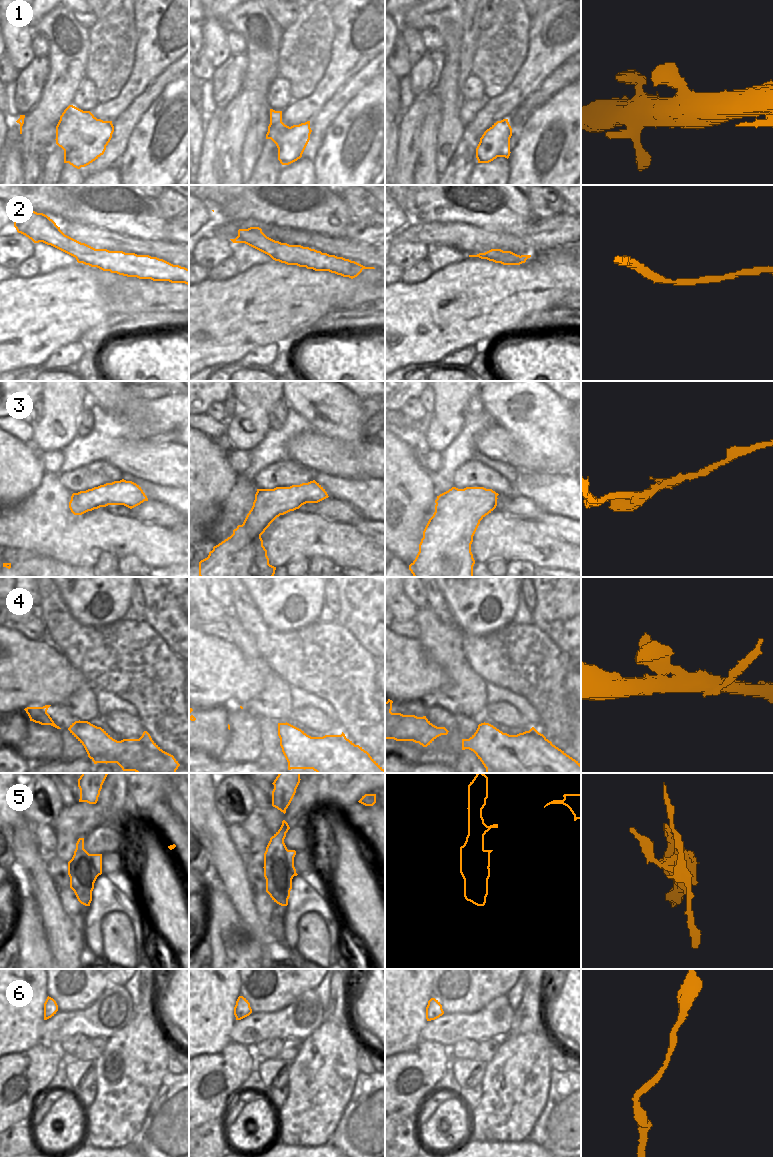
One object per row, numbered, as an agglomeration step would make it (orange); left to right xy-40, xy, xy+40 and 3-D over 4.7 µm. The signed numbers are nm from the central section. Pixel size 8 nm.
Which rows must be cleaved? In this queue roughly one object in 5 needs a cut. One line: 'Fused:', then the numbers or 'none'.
Fused: 3, 5

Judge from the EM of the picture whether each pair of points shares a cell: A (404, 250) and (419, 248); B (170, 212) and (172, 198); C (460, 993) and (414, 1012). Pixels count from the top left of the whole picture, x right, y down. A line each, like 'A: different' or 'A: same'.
A: same
B: same
C: different

